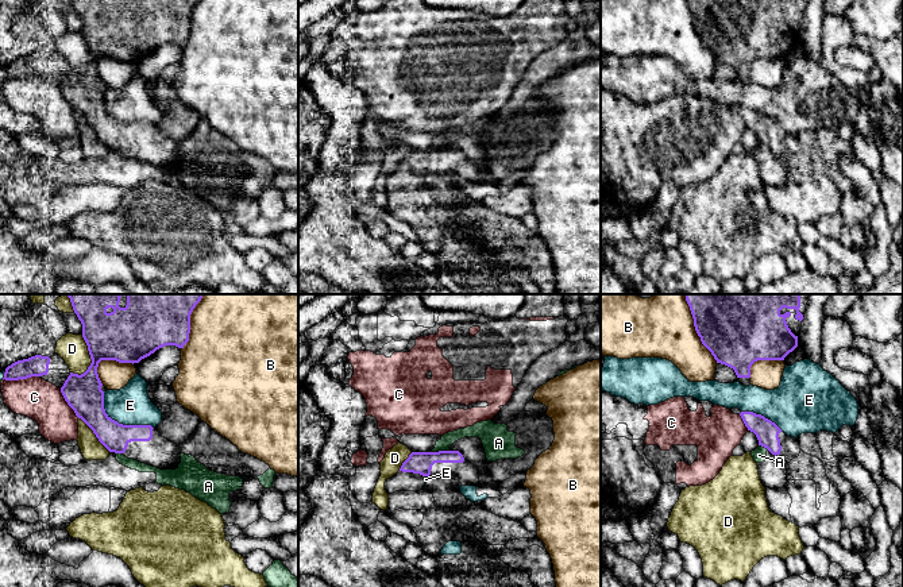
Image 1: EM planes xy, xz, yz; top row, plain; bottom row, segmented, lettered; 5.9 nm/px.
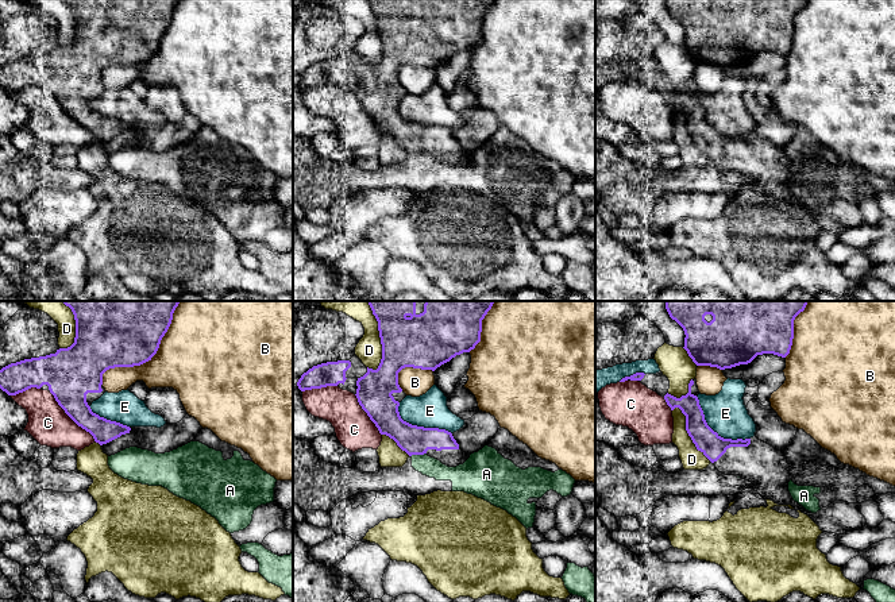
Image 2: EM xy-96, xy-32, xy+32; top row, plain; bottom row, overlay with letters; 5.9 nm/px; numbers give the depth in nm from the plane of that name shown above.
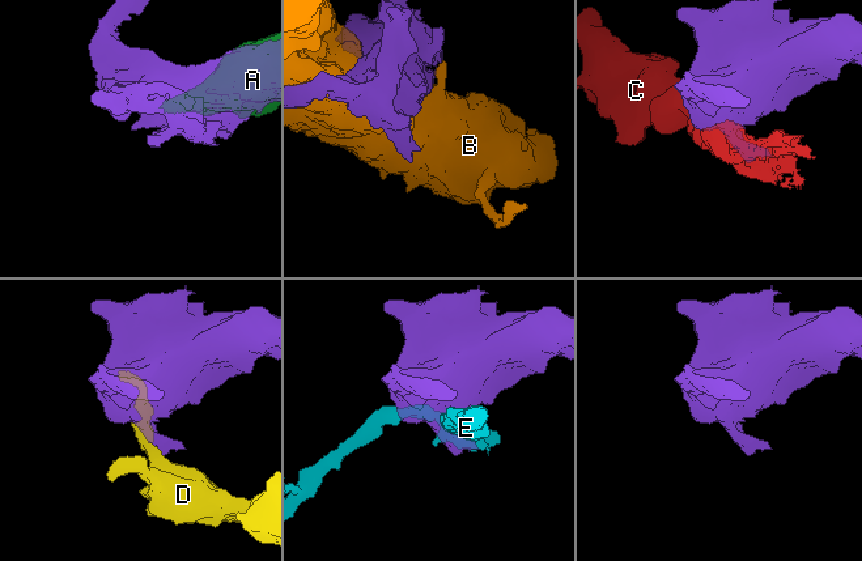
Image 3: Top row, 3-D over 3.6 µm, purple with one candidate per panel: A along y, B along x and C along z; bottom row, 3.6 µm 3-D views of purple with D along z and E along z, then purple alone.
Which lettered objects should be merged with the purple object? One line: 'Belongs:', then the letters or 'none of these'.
Belongs: none of these

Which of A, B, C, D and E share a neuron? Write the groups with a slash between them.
A / B / C D / E

